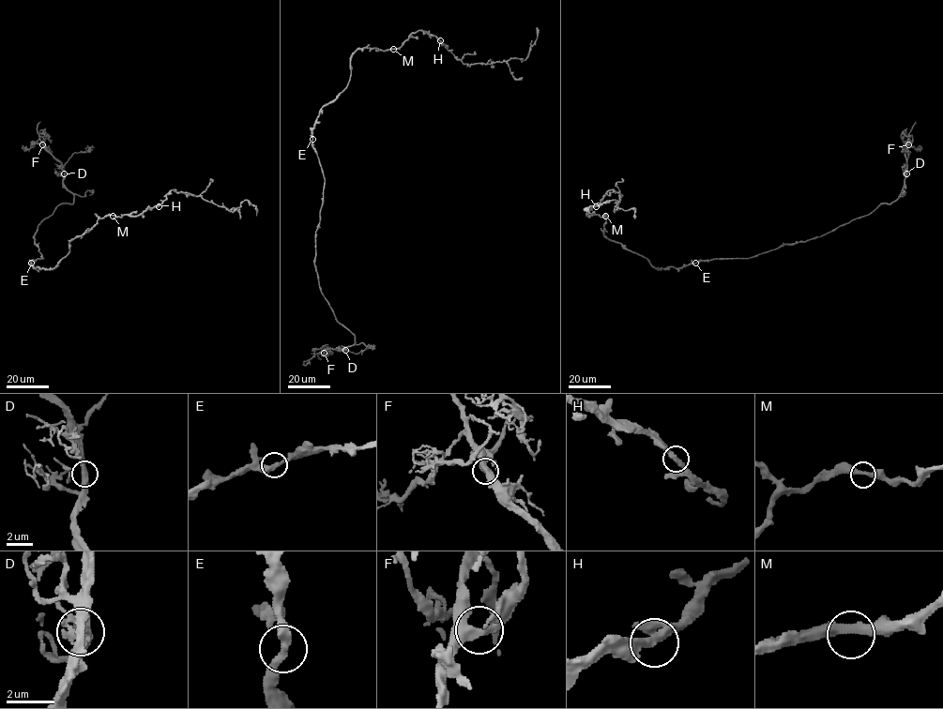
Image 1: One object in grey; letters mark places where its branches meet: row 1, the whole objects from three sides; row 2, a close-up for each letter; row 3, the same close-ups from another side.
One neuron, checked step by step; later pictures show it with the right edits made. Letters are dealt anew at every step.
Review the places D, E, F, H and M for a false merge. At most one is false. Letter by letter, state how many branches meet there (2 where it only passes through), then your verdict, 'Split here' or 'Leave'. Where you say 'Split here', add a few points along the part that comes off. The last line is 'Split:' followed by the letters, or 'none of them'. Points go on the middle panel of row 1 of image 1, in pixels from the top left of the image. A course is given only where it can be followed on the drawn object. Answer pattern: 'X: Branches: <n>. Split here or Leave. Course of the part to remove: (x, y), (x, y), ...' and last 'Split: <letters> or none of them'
D: Branches: 2. Leave
E: Branches: 2. Leave
F: Branches: 2. Leave
H: Branches: 2. Leave
M: Branches: 2. Leave
Split: none of them

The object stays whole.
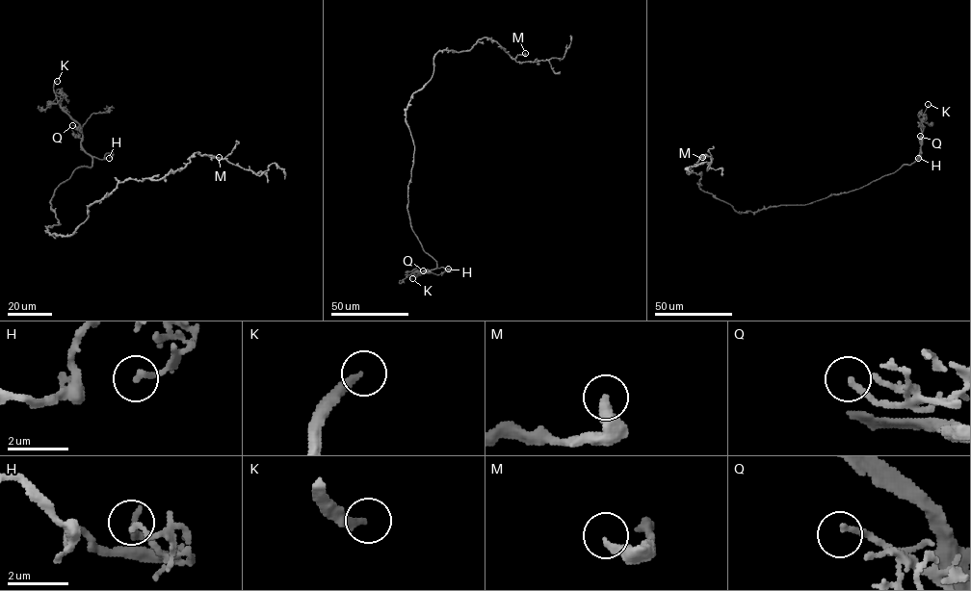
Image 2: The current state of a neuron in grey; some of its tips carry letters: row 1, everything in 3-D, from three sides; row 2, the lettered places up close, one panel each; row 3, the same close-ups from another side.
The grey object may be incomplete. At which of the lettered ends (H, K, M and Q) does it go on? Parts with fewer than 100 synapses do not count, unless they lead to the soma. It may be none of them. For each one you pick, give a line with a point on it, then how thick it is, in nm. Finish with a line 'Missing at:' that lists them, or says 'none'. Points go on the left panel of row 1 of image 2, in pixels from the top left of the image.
K: (57, 81) | 280 nm
Missing at: K

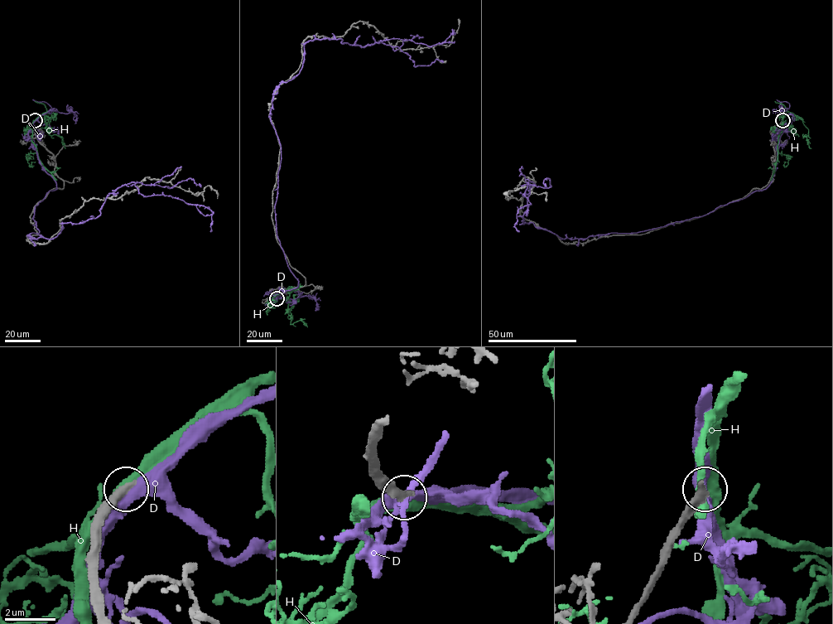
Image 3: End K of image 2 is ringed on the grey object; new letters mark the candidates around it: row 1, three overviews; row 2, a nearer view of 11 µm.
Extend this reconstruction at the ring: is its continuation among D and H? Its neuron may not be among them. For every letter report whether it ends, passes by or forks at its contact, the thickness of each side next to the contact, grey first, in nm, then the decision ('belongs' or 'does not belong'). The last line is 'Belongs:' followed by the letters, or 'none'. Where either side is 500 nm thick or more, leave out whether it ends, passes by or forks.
D: it passes by; calibres 440 and 420 nm; does not belong
H: it passes by; calibres 420 and 380 nm; does not belong
Belongs: none

